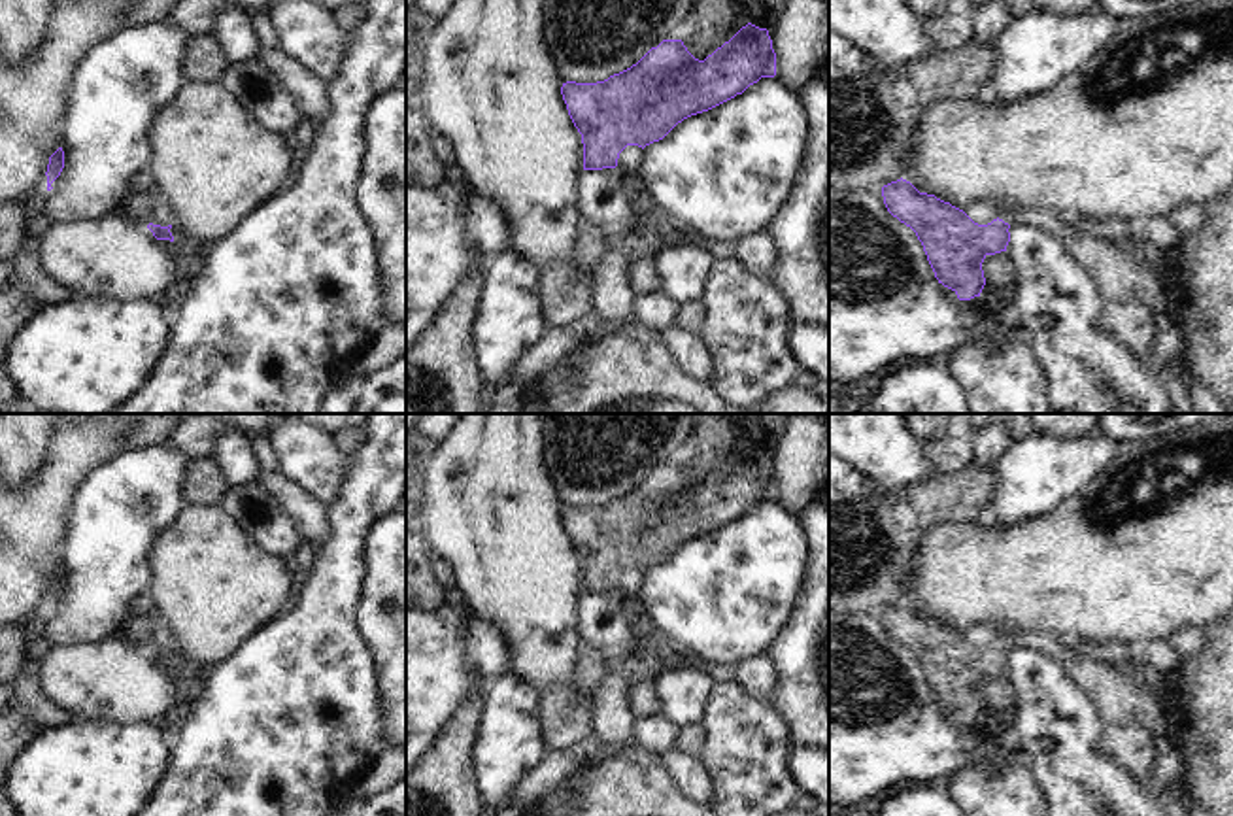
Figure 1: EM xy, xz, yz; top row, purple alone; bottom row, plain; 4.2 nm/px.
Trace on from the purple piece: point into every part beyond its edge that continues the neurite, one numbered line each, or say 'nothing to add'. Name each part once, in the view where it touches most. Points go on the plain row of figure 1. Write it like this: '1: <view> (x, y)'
nothing to add

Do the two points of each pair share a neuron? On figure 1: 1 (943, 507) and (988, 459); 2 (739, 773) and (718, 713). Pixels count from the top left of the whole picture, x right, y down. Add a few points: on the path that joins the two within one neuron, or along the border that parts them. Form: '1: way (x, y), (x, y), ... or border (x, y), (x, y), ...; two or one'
1: border (975, 463), (994, 467); two
2: way (739, 758), (739, 733), (733, 728); one

